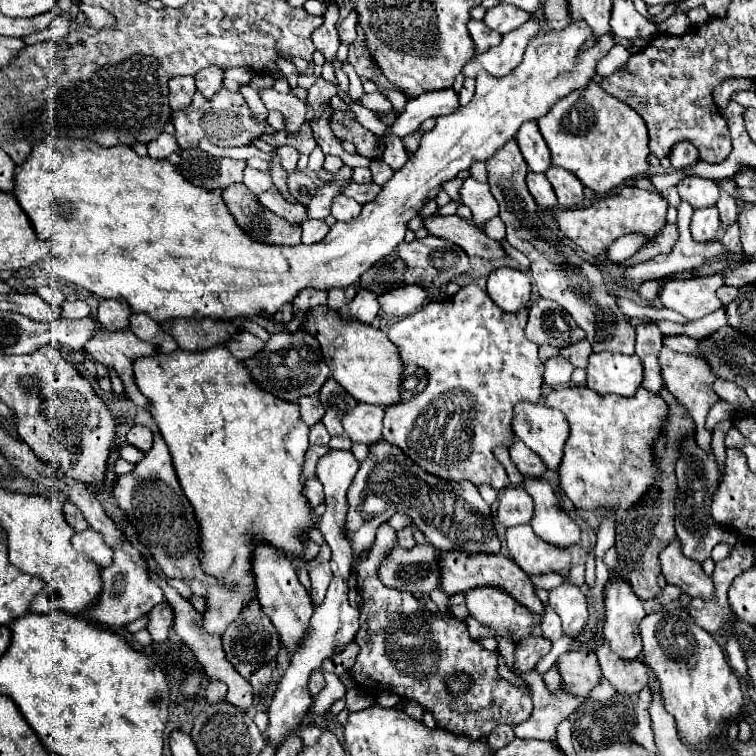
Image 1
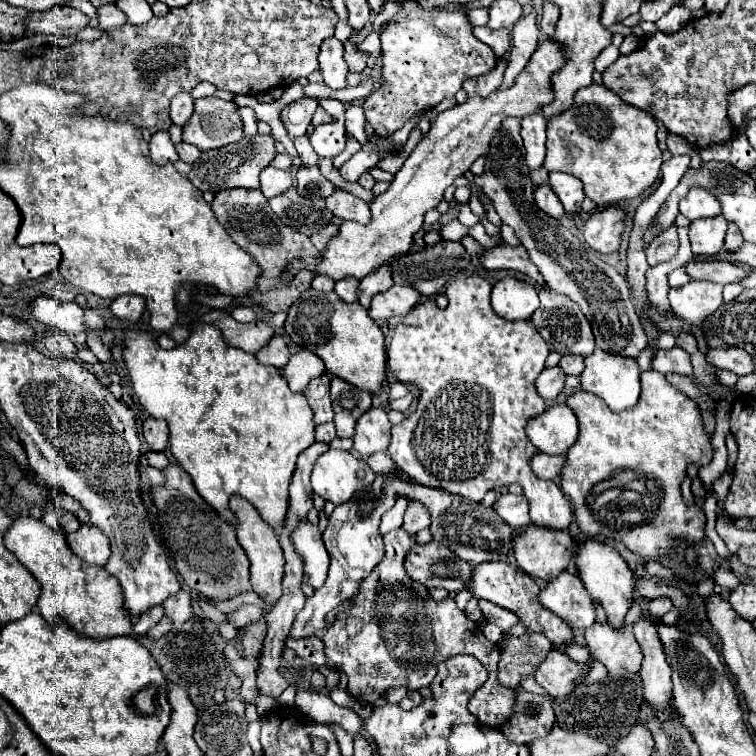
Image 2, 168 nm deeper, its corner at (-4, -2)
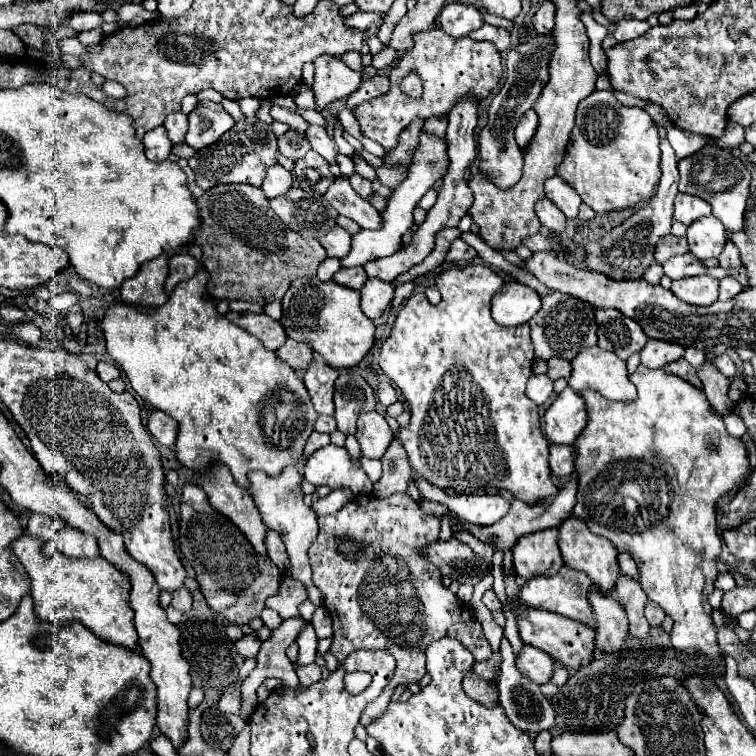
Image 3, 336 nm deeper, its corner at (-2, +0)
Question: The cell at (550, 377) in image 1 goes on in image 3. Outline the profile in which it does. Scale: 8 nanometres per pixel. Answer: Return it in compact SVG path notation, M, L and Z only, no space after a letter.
M545 374L531 376L527 382L527 396L537 404L545 404L553 394L553 380L549 380Z

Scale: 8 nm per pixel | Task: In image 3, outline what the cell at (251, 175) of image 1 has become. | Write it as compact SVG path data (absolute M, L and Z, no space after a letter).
M275 164L267 170L267 176L261 184L261 190L265 192L267 198L277 198L277 196L283 196L291 190L293 186L293 176L291 172L287 172L283 166Z

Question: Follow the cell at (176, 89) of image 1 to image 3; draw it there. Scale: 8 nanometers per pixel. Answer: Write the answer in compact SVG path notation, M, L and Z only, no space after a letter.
M173 112L165 118L163 122L169 138L173 144L181 144L185 142L185 134L187 134L187 116L183 112Z

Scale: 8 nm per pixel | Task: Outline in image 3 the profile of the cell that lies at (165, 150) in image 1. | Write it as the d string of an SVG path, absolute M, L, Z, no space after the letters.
M163 126L147 132L145 138L143 138L143 144L145 144L145 154L147 154L147 158L153 160L153 162L163 162L163 160L167 160L169 154L171 154L171 150L173 150L173 144L169 142Z

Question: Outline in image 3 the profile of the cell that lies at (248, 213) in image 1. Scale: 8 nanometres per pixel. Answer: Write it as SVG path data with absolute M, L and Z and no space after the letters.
M219 184L209 188L195 202L199 208L201 226L195 230L193 242L197 242L197 246L203 250L201 264L211 274L209 294L217 300L247 300L259 302L261 306L273 300L281 300L291 280L299 276L315 276L317 266L327 258L325 248L319 240L303 238L277 218L277 214L269 208L269 200L265 198L261 188L255 188L251 184Z

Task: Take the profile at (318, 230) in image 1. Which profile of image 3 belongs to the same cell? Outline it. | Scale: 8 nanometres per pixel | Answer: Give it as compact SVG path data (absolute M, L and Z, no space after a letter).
M335 226L329 234L325 234L321 240L319 240L325 250L327 250L327 256L335 256L335 258L343 258L345 254L349 254L351 250L351 234L347 230L343 230L341 226Z

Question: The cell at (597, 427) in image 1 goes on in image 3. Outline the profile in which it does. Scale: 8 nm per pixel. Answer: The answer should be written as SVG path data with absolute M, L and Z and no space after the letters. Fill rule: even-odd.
M639 366L629 379L637 388L637 398L633 402L611 402L595 390L581 392L587 400L589 422L575 442L579 490L573 516L585 520L593 534L611 540L617 550L629 550L639 566L639 584L645 594L673 618L673 648L687 656L701 654L717 662L721 650L717 644L717 628L711 618L713 610L707 600L719 576L717 558L723 546L719 532L715 530L715 506L719 498L747 484L751 472L747 448L741 438L727 432L723 416L711 408L701 388L675 374L667 374L665 370L651 370L645 366ZM603 470L623 470L623 474L603 484Z

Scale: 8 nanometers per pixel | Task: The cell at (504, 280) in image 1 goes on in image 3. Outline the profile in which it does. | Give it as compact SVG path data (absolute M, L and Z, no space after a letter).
M507 280L503 288L493 296L491 314L501 326L527 324L541 308L539 294L515 280Z

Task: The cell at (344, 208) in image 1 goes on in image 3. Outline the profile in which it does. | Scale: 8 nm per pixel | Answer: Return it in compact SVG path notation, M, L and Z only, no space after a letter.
M339 174L335 182L329 186L325 192L325 198L331 202L331 206L341 214L351 220L355 220L361 228L367 230L377 230L383 224L381 214L371 206L369 200L363 200L349 184L349 178Z

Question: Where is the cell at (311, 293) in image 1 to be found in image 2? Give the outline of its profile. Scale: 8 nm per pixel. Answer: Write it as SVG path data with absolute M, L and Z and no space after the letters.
M315 276L313 282L311 282L311 288L313 290L319 290L319 292L331 292L333 290L333 280L327 278L327 276Z

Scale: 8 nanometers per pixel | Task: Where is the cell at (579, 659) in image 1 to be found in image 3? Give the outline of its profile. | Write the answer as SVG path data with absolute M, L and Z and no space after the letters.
M525 644L519 652L519 656L515 658L515 666L529 680L533 680L537 684L545 684L545 682L549 682L549 678L553 674L555 662L543 650L537 650L535 646Z

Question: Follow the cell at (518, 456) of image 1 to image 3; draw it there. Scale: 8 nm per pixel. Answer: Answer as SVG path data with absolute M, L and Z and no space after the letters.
M553 444L549 454L549 466L557 478L569 478L569 474L573 474L575 470L575 446Z

